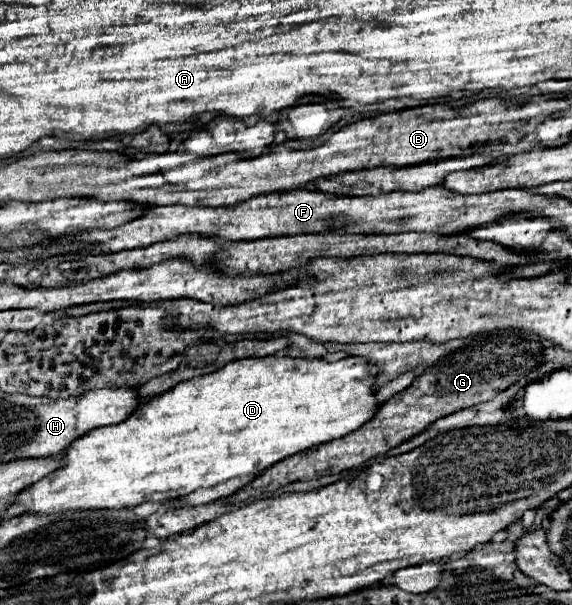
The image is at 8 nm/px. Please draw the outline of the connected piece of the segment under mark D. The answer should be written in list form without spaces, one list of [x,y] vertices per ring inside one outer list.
[[[268,355],[268,357],[246,357],[242,361],[232,361],[230,365],[210,373],[210,375],[202,375],[202,377],[194,377],[190,381],[184,381],[180,385],[176,385],[174,389],[142,403],[136,413],[132,413],[126,421],[116,423],[116,425],[108,425],[108,427],[98,427],[90,433],[86,433],[84,437],[76,439],[70,449],[64,451],[64,461],[66,467],[58,469],[58,473],[50,473],[48,477],[40,479],[38,483],[34,483],[30,489],[22,491],[18,495],[18,503],[24,505],[30,513],[38,513],[38,515],[50,515],[50,513],[64,513],[64,511],[76,511],[76,509],[122,509],[122,507],[136,507],[140,503],[146,501],[168,501],[168,499],[176,499],[176,497],[184,497],[190,495],[196,489],[202,487],[212,487],[218,483],[224,483],[232,477],[240,477],[240,475],[258,475],[264,469],[272,467],[274,463],[282,461],[284,457],[296,455],[300,451],[312,449],[320,443],[328,443],[334,439],[340,439],[356,429],[360,429],[364,423],[368,423],[376,411],[380,407],[380,401],[376,399],[376,373],[372,373],[370,363],[364,357],[344,357],[340,361],[326,361],[326,359],[306,359],[306,357],[288,357],[288,355]]]

